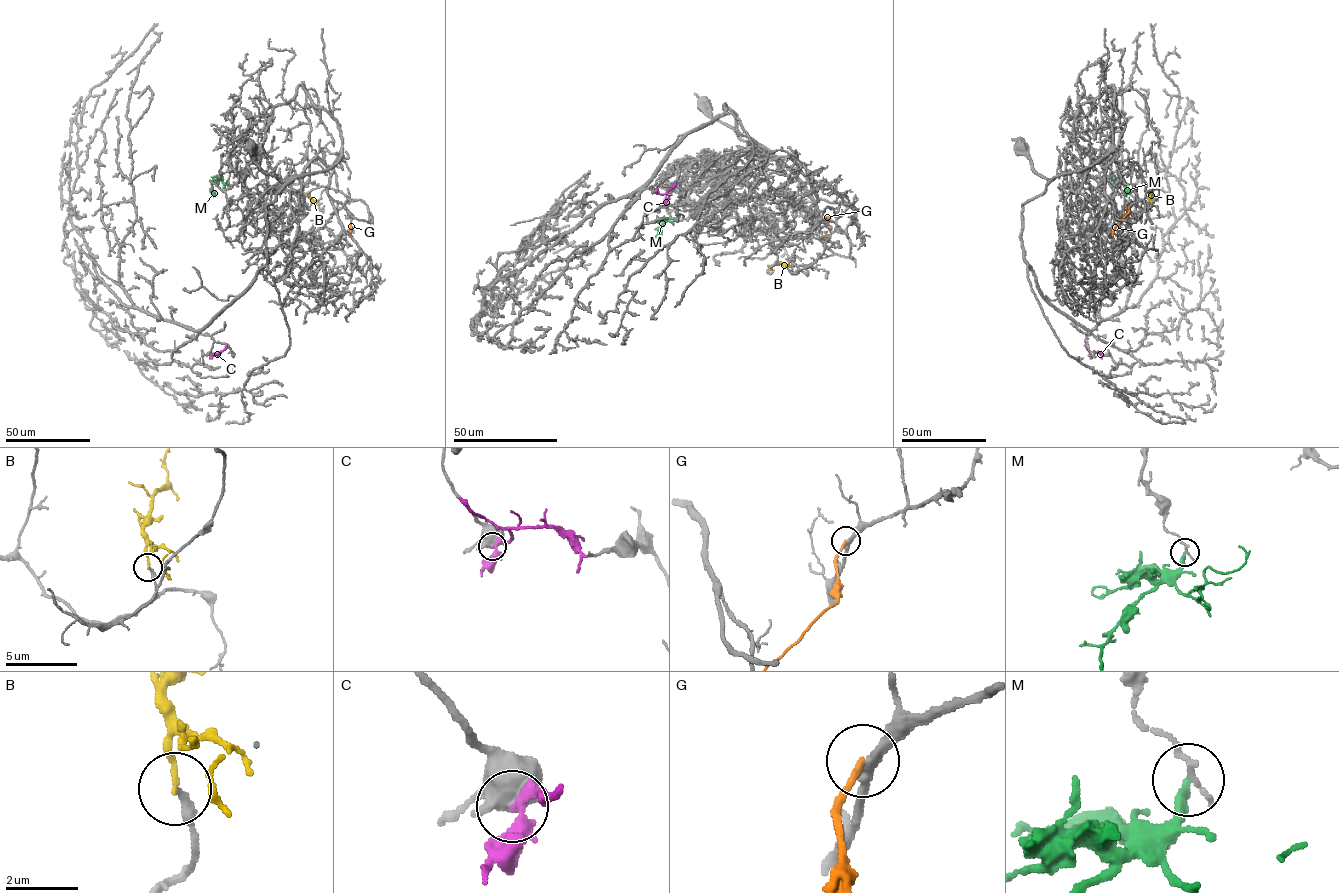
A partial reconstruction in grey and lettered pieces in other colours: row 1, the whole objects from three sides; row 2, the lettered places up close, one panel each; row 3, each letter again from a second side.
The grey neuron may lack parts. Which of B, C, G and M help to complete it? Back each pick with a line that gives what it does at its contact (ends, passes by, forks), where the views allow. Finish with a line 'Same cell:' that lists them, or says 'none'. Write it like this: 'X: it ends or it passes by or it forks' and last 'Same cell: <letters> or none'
Same cell: none

